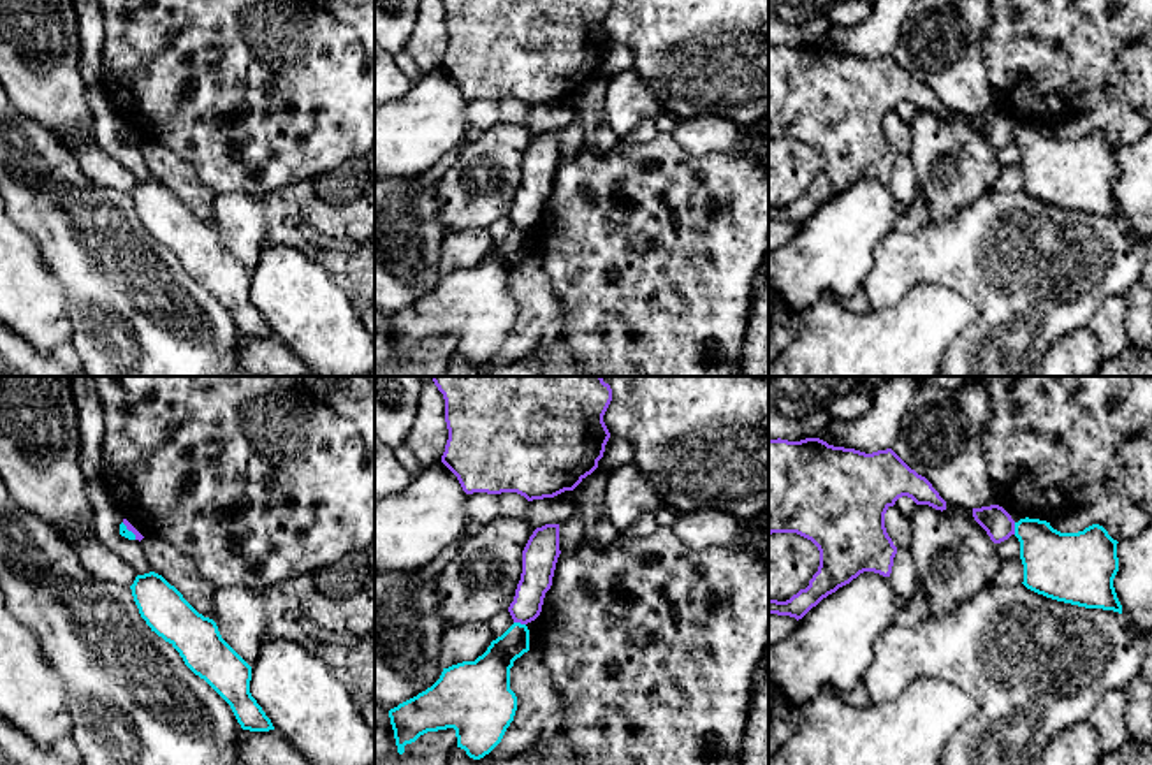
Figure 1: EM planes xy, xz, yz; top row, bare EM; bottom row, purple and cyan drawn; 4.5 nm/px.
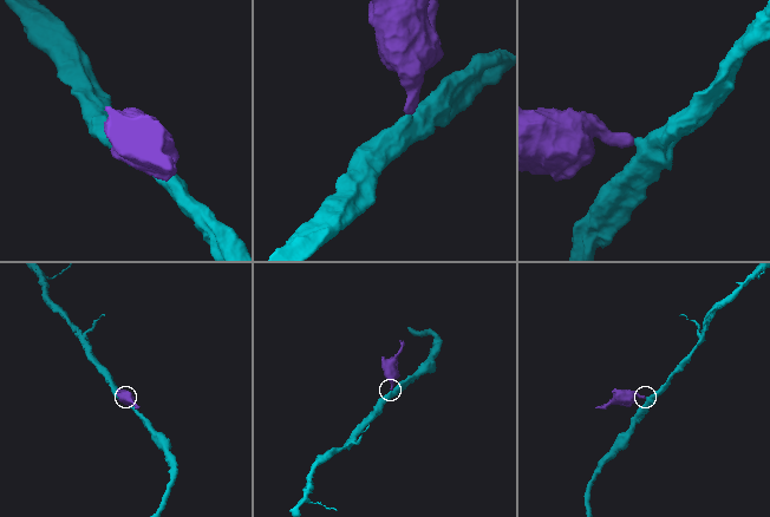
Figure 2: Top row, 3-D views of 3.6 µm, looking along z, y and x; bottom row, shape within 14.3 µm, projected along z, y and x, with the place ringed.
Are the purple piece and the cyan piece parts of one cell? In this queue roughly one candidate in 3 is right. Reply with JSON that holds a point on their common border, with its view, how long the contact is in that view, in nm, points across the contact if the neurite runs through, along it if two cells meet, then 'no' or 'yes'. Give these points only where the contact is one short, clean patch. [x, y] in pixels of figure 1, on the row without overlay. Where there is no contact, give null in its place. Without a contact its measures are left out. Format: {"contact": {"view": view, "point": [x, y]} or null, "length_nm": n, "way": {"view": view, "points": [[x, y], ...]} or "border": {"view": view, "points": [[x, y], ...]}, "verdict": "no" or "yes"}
{"contact": {"view": "xz", "point": [519, 227]}, "length_nm": 60, "border": {"view": "xz", "points": [[514, 227], [524, 231]]}, "verdict": "no"}

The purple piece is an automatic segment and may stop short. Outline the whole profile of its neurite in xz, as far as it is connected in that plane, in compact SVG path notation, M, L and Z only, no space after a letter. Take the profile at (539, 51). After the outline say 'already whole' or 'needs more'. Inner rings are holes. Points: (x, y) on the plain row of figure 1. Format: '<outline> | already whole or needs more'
M443 0L443 5L448 46L441 69L466 100L517 98L533 107L573 97L598 74L610 44L603 21L612 0Z | already whole

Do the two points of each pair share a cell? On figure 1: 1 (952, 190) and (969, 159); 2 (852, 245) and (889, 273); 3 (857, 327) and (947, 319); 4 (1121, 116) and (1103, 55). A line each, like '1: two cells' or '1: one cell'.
1: one cell
2: two cells
3: one cell
4: two cells

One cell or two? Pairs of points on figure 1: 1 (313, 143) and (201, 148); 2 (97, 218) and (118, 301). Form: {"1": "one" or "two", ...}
{"1": "one", "2": "one"}

